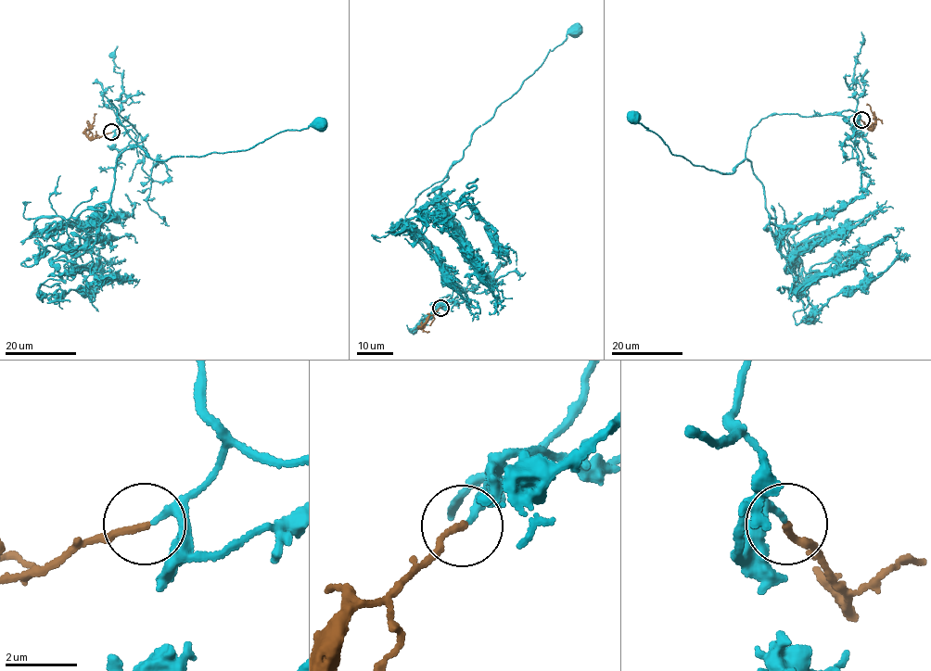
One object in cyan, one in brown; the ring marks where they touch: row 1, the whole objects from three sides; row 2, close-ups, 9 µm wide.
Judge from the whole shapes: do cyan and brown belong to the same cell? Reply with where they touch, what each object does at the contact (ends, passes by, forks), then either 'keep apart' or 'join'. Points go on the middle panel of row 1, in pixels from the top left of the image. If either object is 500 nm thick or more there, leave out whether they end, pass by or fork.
(440, 308) | cyan passes by | brown ends | join

